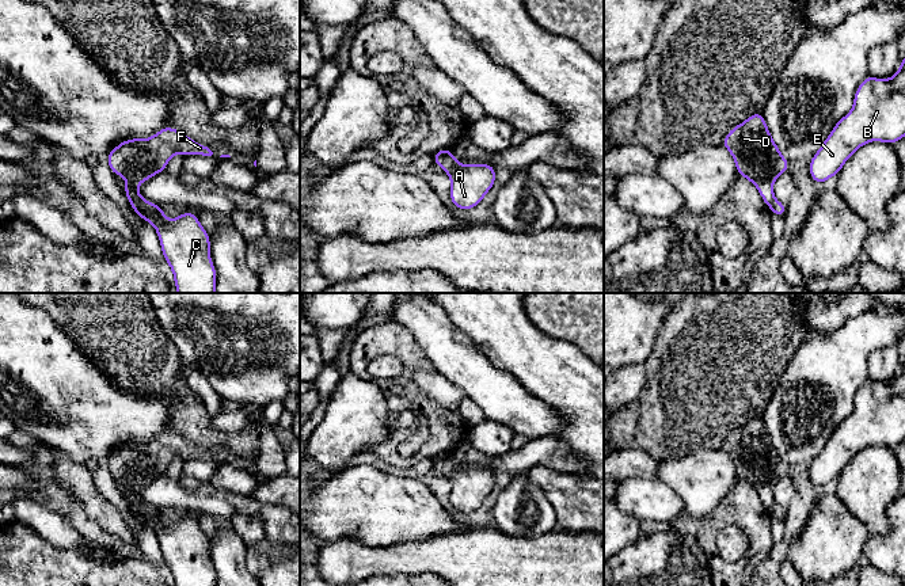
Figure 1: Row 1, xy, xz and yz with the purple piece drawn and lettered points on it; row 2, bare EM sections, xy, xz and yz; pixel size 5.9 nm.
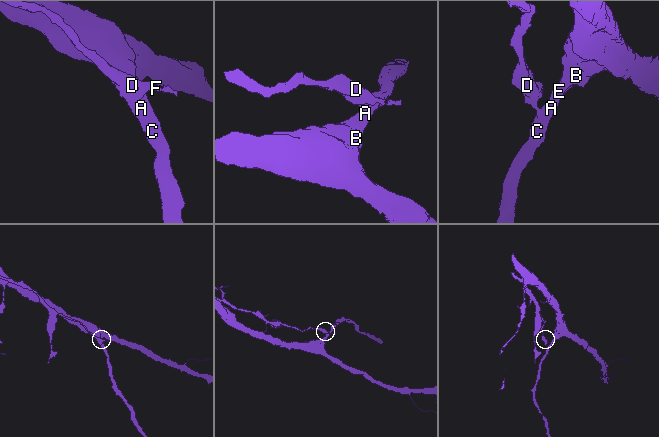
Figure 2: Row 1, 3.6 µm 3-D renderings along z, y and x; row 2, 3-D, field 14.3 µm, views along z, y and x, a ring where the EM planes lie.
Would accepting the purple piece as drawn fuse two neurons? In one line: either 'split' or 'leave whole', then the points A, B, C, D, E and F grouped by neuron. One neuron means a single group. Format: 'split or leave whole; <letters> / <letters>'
split; A B C E / D F

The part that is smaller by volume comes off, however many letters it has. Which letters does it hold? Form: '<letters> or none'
D, F

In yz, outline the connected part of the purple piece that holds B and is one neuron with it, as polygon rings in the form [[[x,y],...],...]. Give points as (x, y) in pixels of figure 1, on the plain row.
[[[905,361],[890,383],[867,380],[858,391],[852,414],[834,430],[821,452],[810,464],[810,482],[817,487],[826,487],[836,480],[845,465],[864,448],[882,445],[894,449],[905,441]]]

